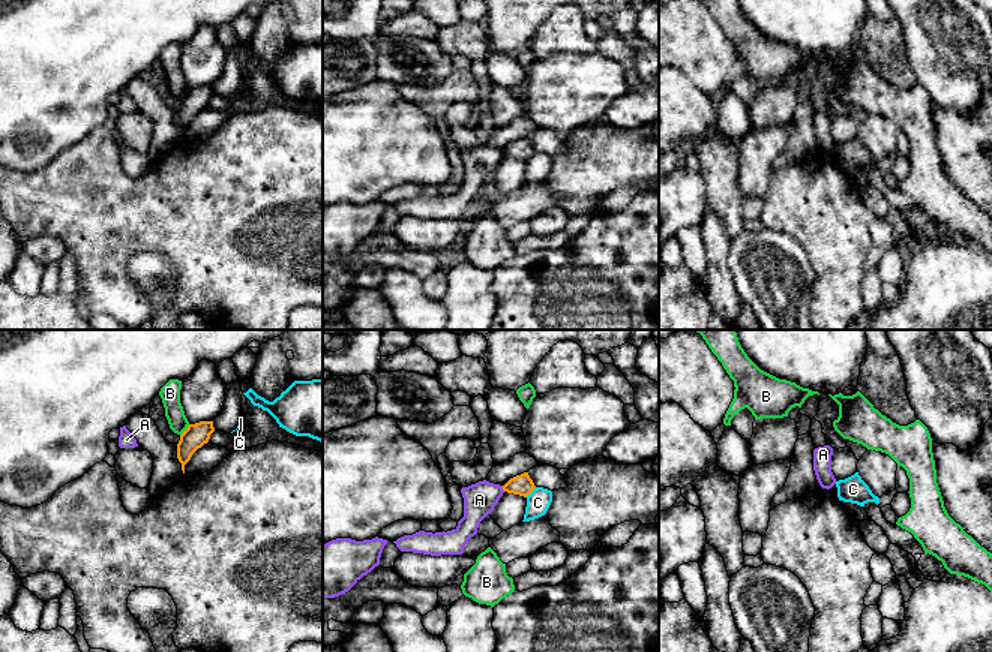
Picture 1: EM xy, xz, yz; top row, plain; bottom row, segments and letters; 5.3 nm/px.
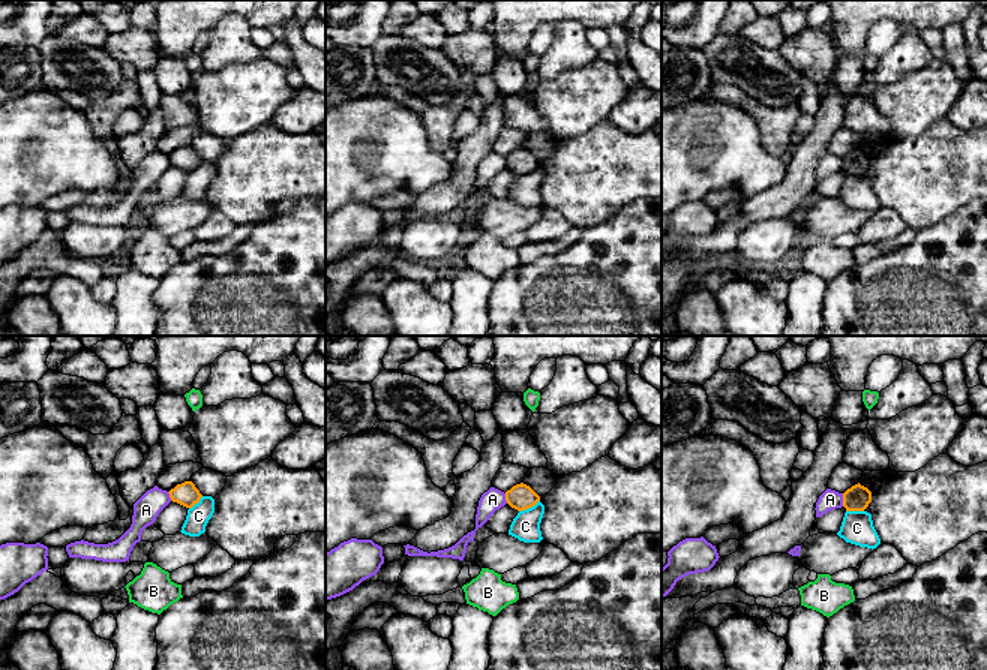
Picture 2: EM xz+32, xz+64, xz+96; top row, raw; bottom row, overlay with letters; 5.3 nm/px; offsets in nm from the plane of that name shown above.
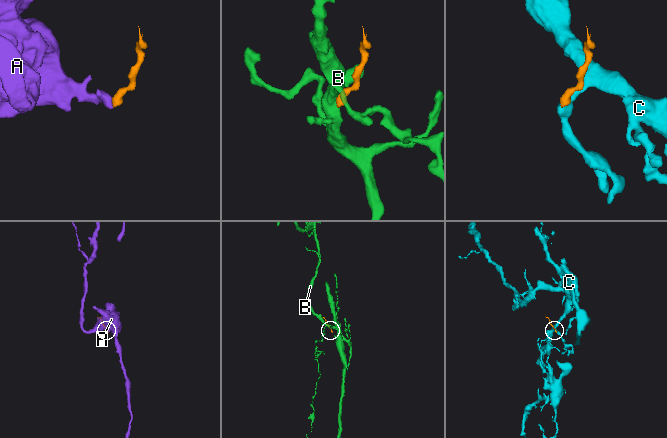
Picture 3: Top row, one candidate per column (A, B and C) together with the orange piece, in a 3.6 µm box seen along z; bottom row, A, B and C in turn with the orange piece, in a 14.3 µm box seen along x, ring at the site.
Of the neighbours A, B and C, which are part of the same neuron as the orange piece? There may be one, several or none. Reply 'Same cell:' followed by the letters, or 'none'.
Same cell: none

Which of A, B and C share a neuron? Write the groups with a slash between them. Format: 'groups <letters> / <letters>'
groups A / B / C

